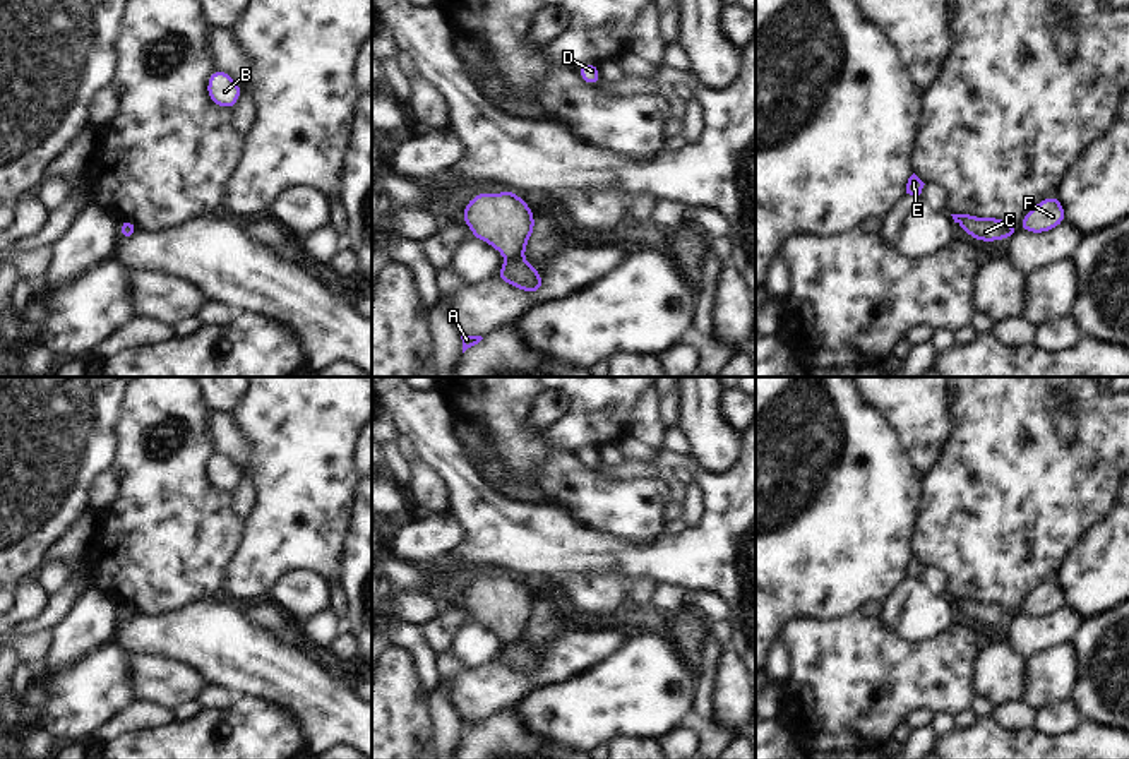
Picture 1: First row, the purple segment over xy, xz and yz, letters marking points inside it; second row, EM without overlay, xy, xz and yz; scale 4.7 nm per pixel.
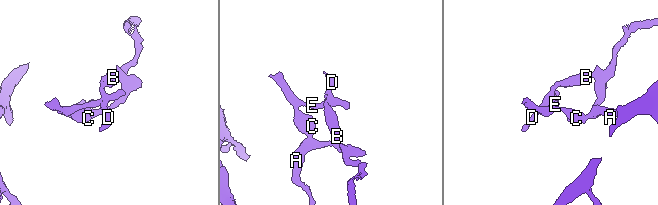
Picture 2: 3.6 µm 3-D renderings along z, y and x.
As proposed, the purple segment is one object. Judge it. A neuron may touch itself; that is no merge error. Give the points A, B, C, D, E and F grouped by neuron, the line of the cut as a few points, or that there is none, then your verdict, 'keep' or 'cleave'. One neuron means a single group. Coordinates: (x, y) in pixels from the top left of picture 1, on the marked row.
A F / B C D E | xz (521, 256), (507, 261) | cleave

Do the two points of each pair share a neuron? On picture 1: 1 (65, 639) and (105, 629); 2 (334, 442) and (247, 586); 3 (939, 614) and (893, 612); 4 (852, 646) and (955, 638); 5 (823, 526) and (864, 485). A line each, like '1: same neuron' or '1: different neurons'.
1: same neuron
2: same neuron
3: same neuron
4: same neuron
5: same neuron

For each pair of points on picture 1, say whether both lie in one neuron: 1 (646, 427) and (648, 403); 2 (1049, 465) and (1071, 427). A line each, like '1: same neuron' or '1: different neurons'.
1: same neuron
2: different neurons

